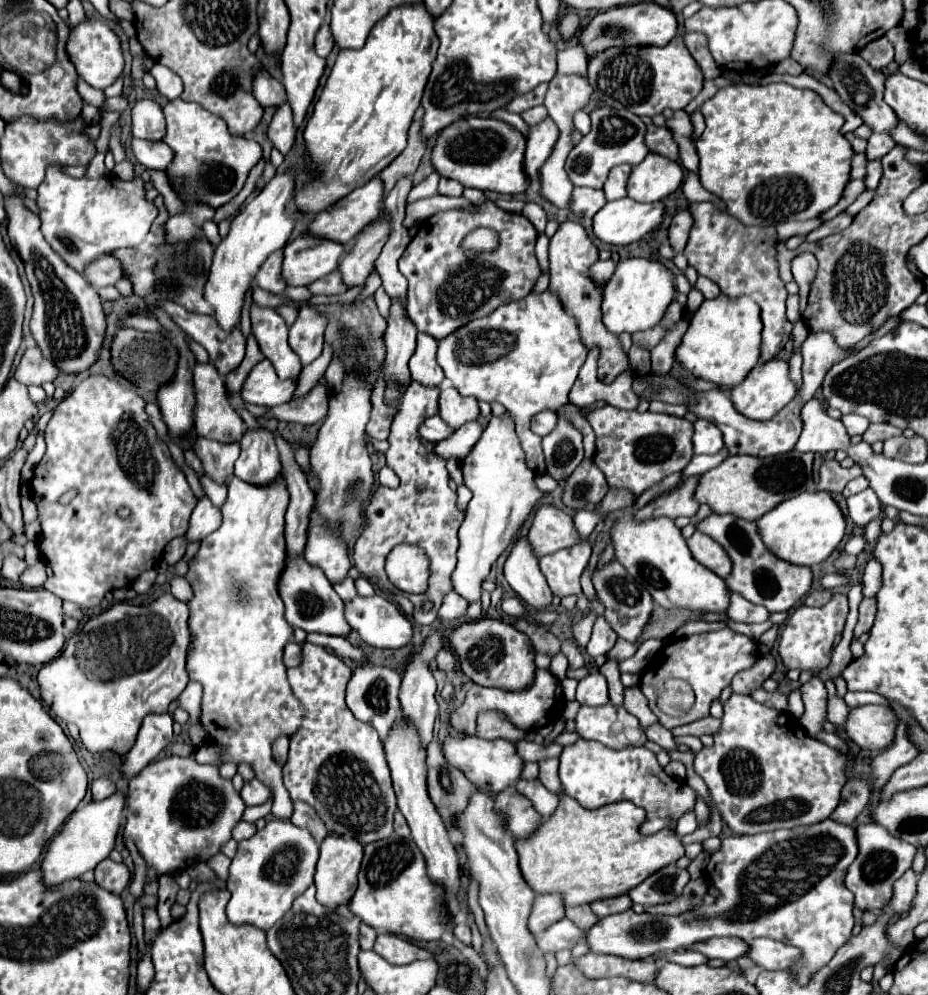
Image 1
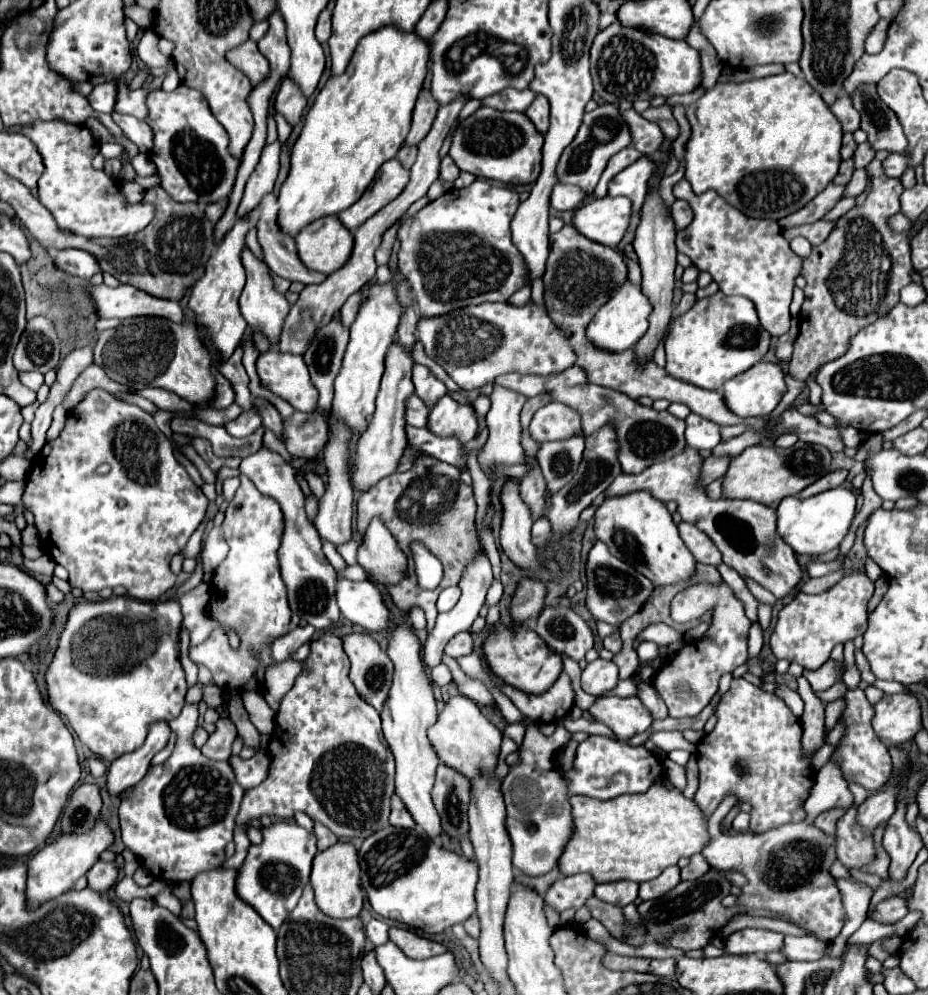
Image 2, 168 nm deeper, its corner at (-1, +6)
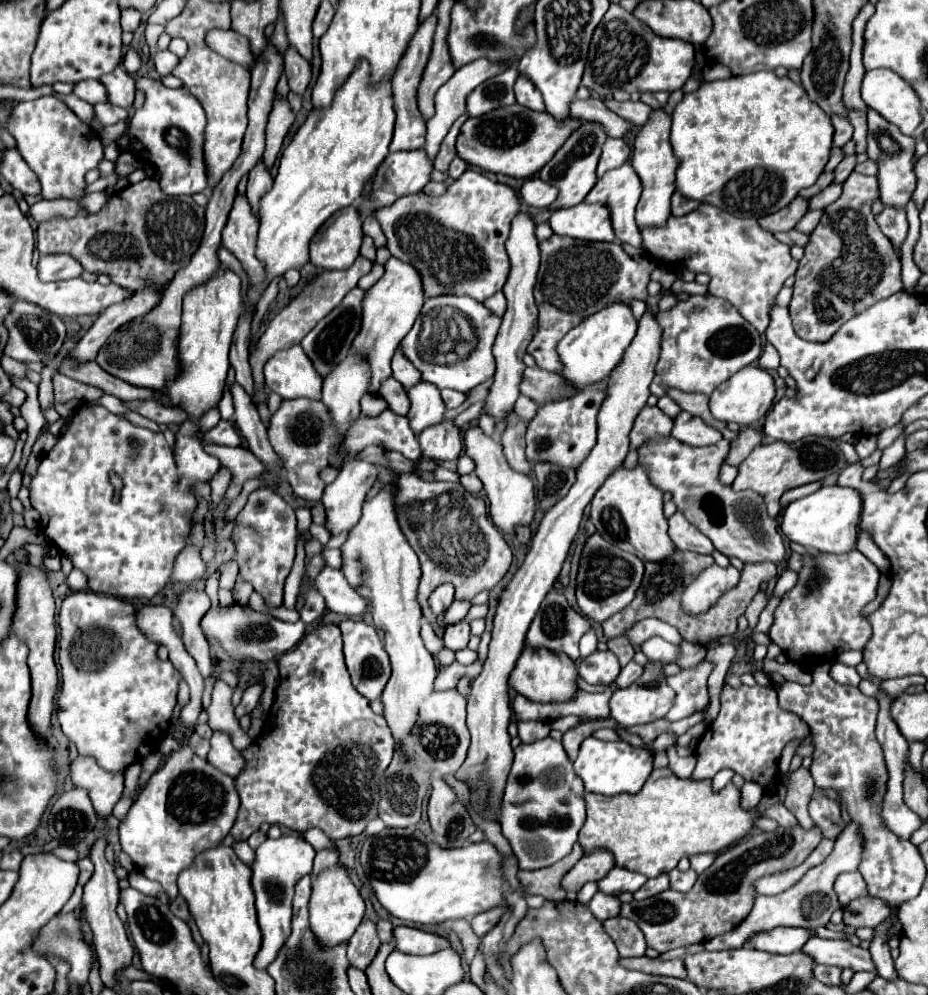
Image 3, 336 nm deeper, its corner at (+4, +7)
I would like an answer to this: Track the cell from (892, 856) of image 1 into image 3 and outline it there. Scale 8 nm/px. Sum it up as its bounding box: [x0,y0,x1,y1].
[808,790,844,838]

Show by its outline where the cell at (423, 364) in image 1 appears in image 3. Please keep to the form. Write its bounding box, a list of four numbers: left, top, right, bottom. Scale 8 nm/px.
[408,382,444,436]

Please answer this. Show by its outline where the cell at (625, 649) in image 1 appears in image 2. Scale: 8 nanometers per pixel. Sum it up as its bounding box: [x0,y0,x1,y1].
[637,641,657,661]

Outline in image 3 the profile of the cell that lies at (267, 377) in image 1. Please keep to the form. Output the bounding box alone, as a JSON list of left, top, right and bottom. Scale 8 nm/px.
[264,344,322,400]

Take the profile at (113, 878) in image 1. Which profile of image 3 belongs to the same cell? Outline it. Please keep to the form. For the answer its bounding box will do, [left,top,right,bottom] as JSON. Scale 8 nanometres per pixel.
[78,858,94,886]

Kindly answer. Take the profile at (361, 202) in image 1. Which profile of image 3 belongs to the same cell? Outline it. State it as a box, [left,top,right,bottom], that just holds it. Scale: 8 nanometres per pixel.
[360,150,434,212]

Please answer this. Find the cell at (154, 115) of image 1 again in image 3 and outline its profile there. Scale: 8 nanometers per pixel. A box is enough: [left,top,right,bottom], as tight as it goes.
[100,64,136,108]

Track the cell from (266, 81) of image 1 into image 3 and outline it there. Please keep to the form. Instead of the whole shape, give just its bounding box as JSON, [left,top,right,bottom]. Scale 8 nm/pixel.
[206,30,252,66]

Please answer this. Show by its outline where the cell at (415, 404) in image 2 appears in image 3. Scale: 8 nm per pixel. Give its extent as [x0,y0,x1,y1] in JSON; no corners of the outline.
[378,376,410,416]

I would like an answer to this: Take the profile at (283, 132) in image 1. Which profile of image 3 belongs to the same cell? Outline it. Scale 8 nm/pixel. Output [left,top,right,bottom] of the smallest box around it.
[284,46,310,94]

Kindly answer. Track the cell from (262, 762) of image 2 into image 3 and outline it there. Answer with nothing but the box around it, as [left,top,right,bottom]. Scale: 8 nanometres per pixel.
[208,732,244,778]

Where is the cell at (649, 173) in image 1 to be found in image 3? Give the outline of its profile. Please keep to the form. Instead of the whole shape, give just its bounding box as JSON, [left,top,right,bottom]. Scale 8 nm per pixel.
[586,162,642,248]

